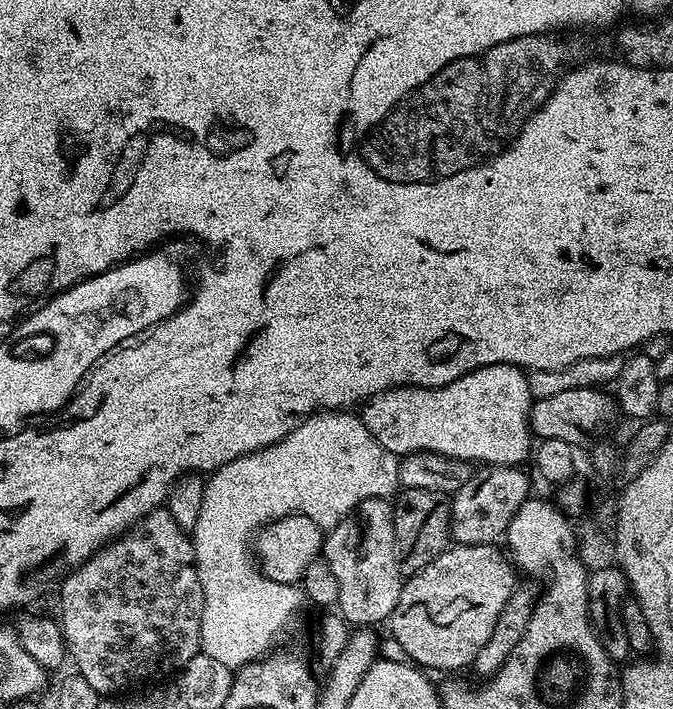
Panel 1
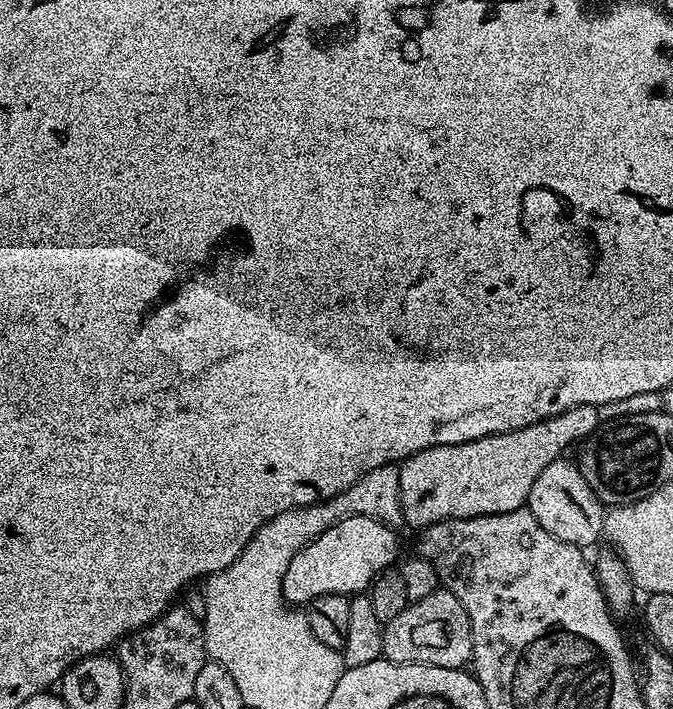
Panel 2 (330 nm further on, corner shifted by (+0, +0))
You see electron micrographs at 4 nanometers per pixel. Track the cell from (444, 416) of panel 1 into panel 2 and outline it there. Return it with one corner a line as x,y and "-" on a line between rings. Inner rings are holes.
595,404
574,406
552,420
543,420
537,424
526,426
522,430
514,430
506,434
494,434
486,438
478,438
474,442
434,446
408,457
399,465
400,469
400,509
407,527
423,530
431,524
443,520
461,520
475,516
490,514
506,514
525,507
528,502
531,486
538,479
538,474
555,460
565,455
564,451
577,442
583,441
601,425
598,408

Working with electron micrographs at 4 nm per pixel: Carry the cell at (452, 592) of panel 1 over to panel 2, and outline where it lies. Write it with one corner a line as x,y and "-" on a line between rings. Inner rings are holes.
437,590
434,594
426,594
426,598
413,600
398,618
384,625
383,659
395,664
429,664
443,668
464,668
472,659
472,631
470,618
466,610
462,610
462,602
454,598
447,590

